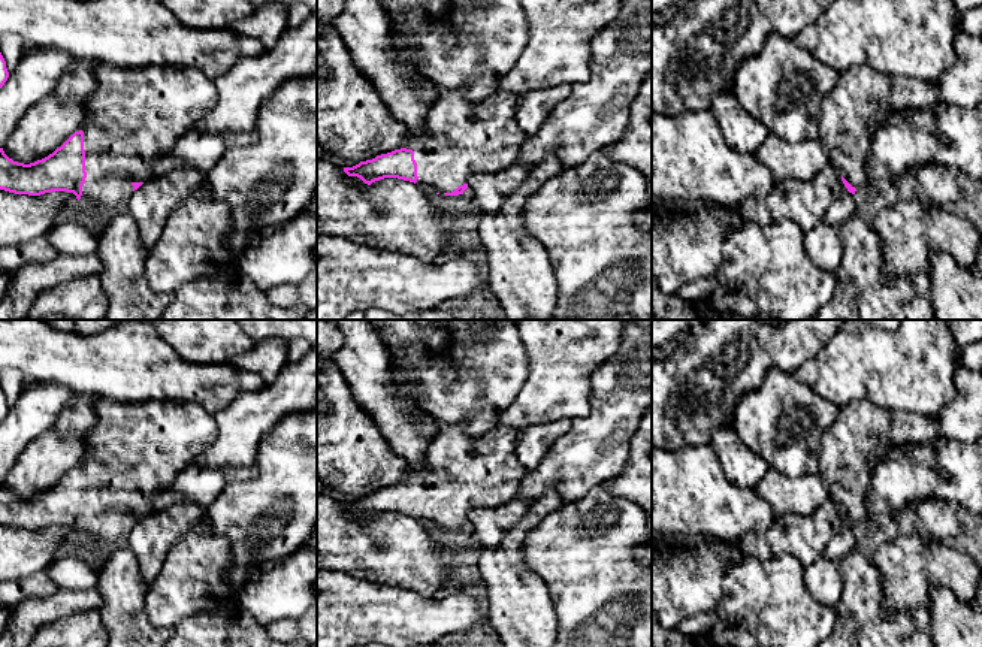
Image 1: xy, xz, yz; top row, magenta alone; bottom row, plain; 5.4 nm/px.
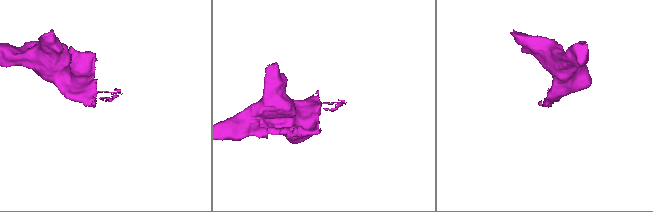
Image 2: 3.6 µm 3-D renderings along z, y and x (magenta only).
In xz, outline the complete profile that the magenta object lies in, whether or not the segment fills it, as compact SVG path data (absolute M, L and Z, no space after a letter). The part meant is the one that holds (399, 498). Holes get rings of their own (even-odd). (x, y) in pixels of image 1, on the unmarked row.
M441 424L421 469L410 468L404 483L344 502L344 507L368 520L384 513L398 513L420 521L429 520L436 529L463 529L472 508L498 507L519 498L520 483L529 472L516 454L519 439L520 429L501 424L481 436L466 435L457 426Z

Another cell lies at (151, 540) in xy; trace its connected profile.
M166 501L133 526L127 547L135 553L146 586L158 575L172 545L205 516L197 504Z

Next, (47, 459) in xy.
M48 429L31 439L9 469L3 486L13 496L30 499L60 483L85 453L84 441Z

